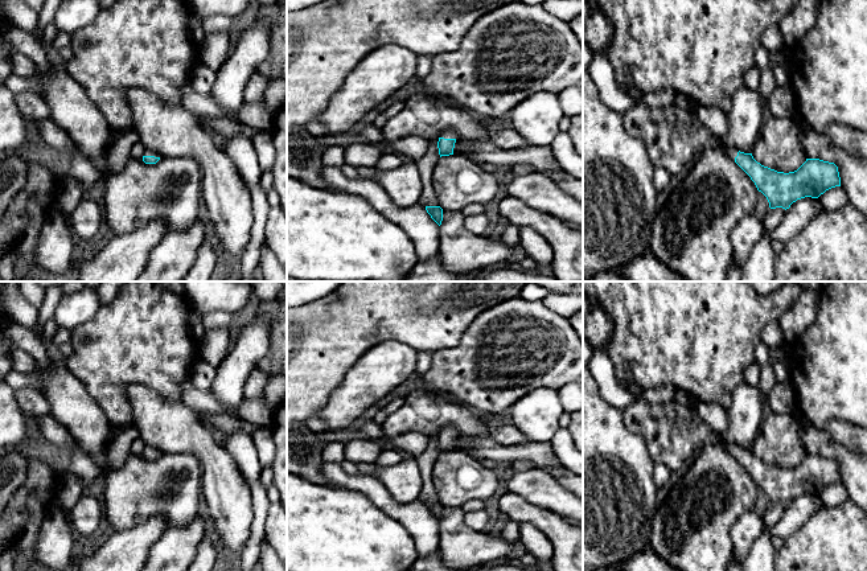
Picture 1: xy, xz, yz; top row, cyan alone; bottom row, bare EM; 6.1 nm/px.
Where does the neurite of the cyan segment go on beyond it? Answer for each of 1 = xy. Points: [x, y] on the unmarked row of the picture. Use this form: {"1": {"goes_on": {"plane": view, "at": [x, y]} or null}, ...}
{"1": {"goes_on": {"plane": "xy", "at": [148, 448]}}}

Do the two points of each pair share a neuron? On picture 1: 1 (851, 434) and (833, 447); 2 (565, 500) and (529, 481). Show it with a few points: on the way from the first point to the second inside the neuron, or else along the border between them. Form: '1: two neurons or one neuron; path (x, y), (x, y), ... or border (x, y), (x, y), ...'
1: two neurons; border (826, 432), (853, 451)
2: one neuron; path (555, 497), (538, 487)

